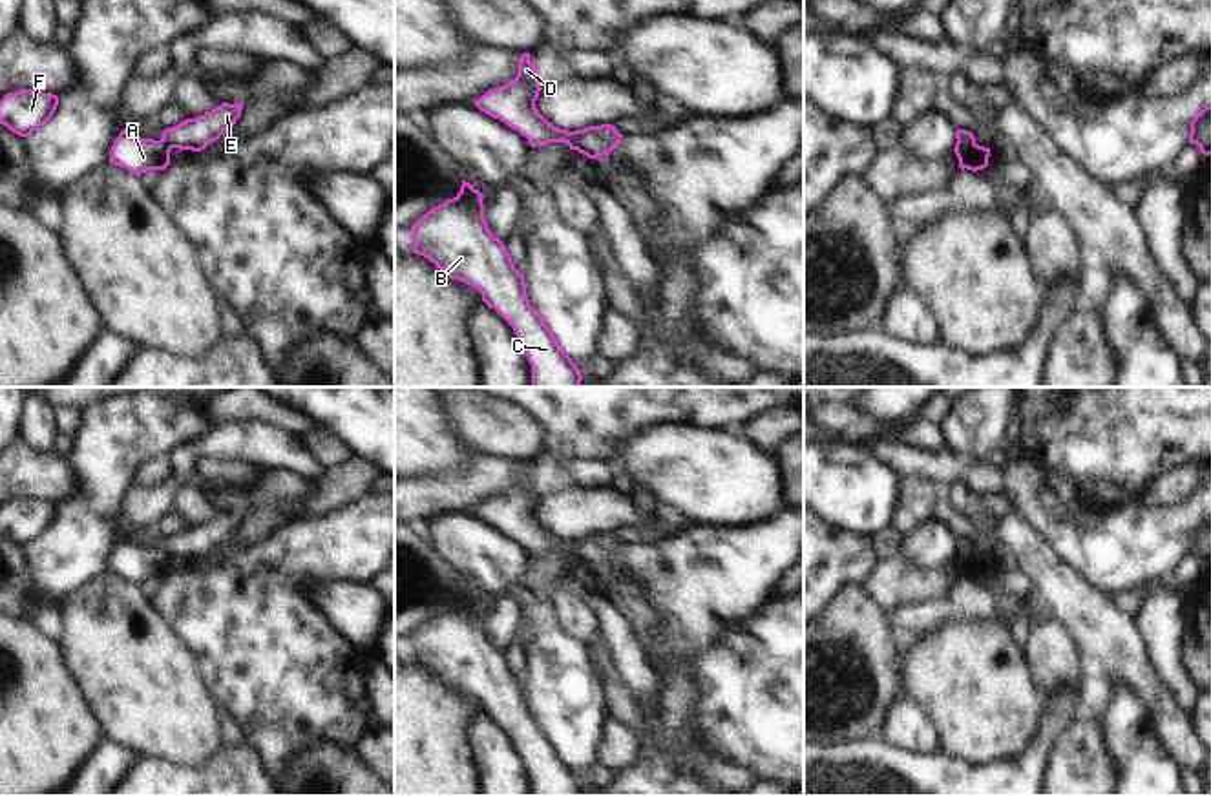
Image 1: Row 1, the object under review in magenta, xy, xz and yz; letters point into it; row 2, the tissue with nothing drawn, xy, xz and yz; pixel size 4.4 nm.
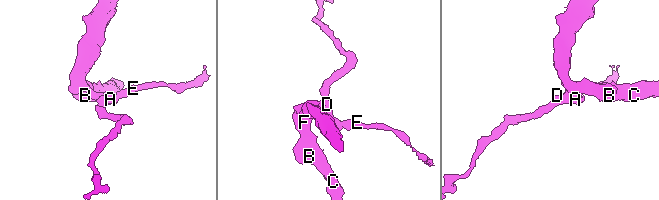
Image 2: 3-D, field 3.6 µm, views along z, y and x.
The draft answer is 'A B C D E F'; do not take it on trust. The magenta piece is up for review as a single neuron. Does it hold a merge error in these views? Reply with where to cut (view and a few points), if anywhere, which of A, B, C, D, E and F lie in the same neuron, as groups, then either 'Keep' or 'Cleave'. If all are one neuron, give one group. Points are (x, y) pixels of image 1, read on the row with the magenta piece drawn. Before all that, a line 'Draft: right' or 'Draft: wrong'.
Draft: wrong
Split along xz (574, 132), (572, 148). Groups: A B C D F / E. Cleave.

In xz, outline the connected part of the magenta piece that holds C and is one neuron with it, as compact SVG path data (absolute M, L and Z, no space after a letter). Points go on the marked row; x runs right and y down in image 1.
M462 181L460 192L431 208L411 232L413 252L427 257L451 279L482 294L515 330L532 365L532 387L579 387L583 374L561 349L542 316L530 305L524 276L484 219L482 194Z

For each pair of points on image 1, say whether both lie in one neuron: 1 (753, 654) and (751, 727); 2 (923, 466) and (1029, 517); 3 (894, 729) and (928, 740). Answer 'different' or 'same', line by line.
1: same
2: same
3: same

